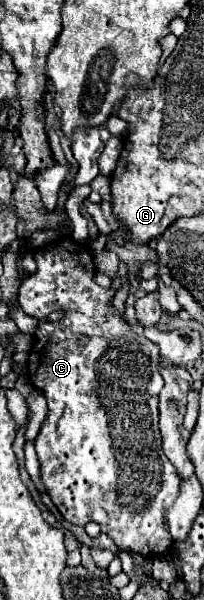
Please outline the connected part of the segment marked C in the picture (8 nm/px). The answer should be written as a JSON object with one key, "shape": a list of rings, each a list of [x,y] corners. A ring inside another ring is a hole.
{"shape":[[[71,237],[61,239],[54,244],[48,244],[48,246],[42,246],[42,248],[34,249],[33,257],[36,262],[36,272],[26,276],[22,280],[22,286],[20,286],[20,292],[18,292],[18,302],[22,306],[22,310],[30,316],[36,316],[40,320],[38,324],[38,330],[34,334],[36,339],[34,345],[28,352],[28,376],[30,376],[30,382],[32,386],[36,386],[46,402],[48,402],[48,414],[46,414],[46,420],[34,440],[34,448],[36,448],[36,454],[40,458],[40,470],[42,470],[42,480],[48,488],[48,496],[52,498],[52,502],[58,506],[60,514],[72,522],[72,524],[78,524],[78,526],[84,526],[88,522],[96,522],[100,524],[102,532],[108,534],[114,544],[118,548],[124,548],[124,550],[130,550],[134,554],[142,554],[142,556],[156,556],[156,554],[170,554],[172,550],[172,536],[170,536],[170,530],[166,526],[166,510],[170,508],[170,502],[174,502],[174,498],[178,496],[178,482],[180,482],[180,476],[174,468],[174,464],[166,458],[166,454],[162,452],[162,440],[160,440],[160,430],[158,430],[158,392],[162,390],[164,382],[162,382],[162,376],[158,372],[158,362],[160,362],[160,352],[158,352],[158,346],[154,346],[148,338],[144,336],[136,336],[130,328],[130,324],[126,322],[124,314],[122,312],[116,312],[114,306],[110,304],[112,298],[114,298],[114,290],[112,288],[102,288],[94,282],[94,260],[90,258],[90,250],[80,244],[80,242],[72,241]],[[50,312],[62,312],[64,318],[58,320],[58,322],[46,322],[46,316]]]}

